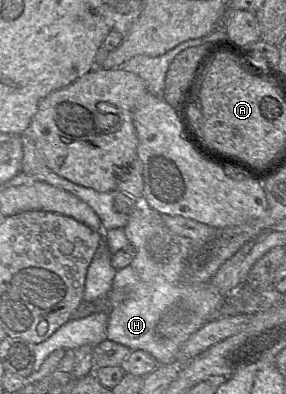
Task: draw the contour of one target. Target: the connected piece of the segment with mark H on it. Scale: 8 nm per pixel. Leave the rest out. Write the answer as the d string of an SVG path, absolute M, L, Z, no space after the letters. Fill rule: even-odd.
M143 204L129 215L128 222L124 227L124 232L129 243L135 248L136 254L131 263L120 270L116 270L111 265L111 256L106 243L100 245L95 257L90 263L85 280L83 300L96 302L106 296L112 289L116 292L124 293L124 299L113 306L109 313L95 313L81 319L70 319L58 330L56 330L47 340L35 344L35 360L33 370L40 369L45 359L59 349L77 349L83 345L96 346L108 339L128 347L130 350L143 350L150 353L156 359L158 365L170 364L177 361L182 344L191 334L199 330L208 321L215 317L221 317L219 311L226 299L217 288L210 282L199 285L187 285L180 281L185 260L191 249L191 240L173 233L163 222L162 215ZM167 310L187 310L192 313L192 319L185 324L181 332L175 337L165 337L157 330L157 324Z

